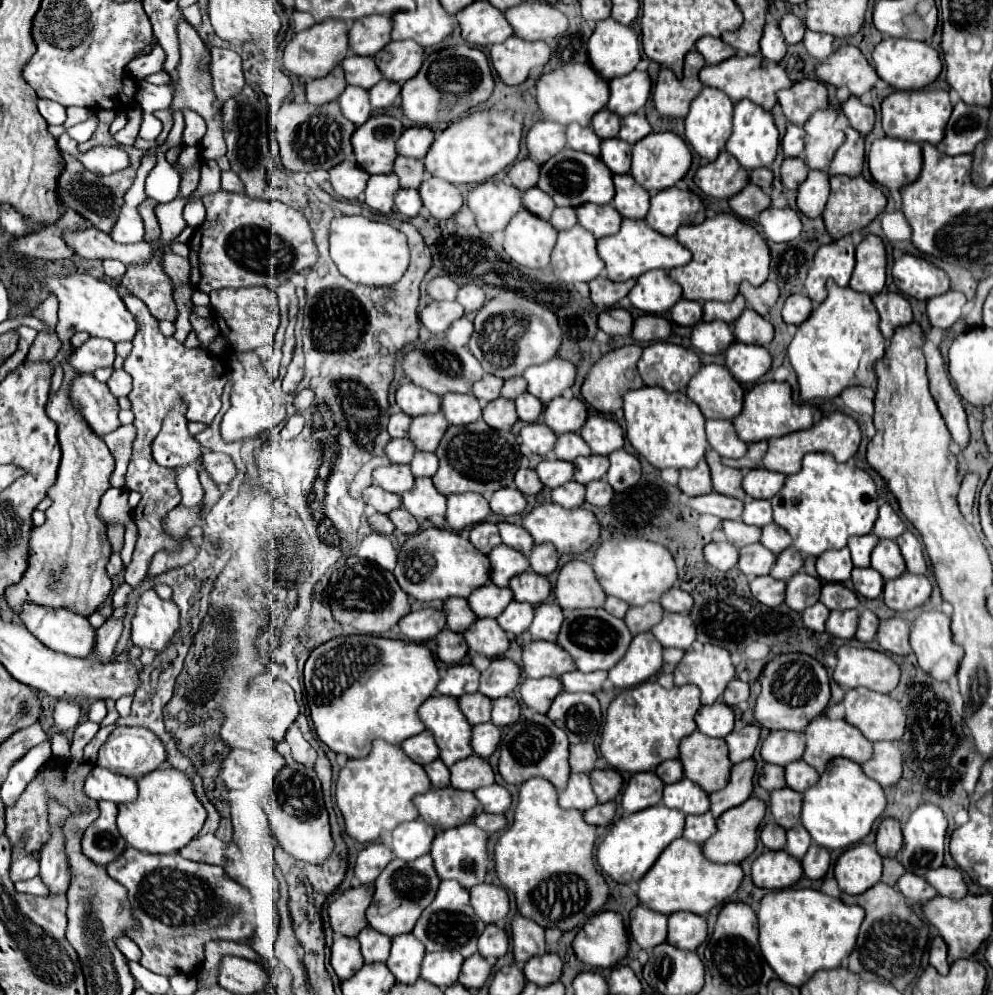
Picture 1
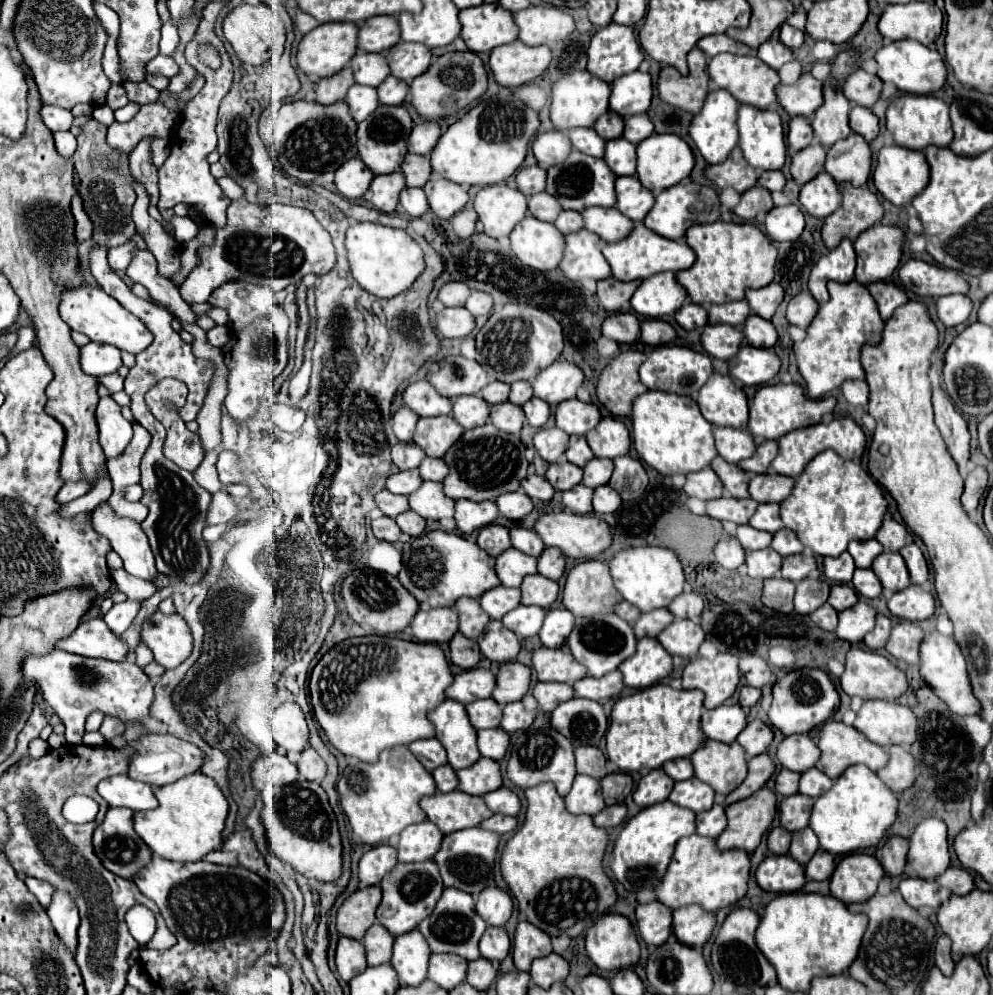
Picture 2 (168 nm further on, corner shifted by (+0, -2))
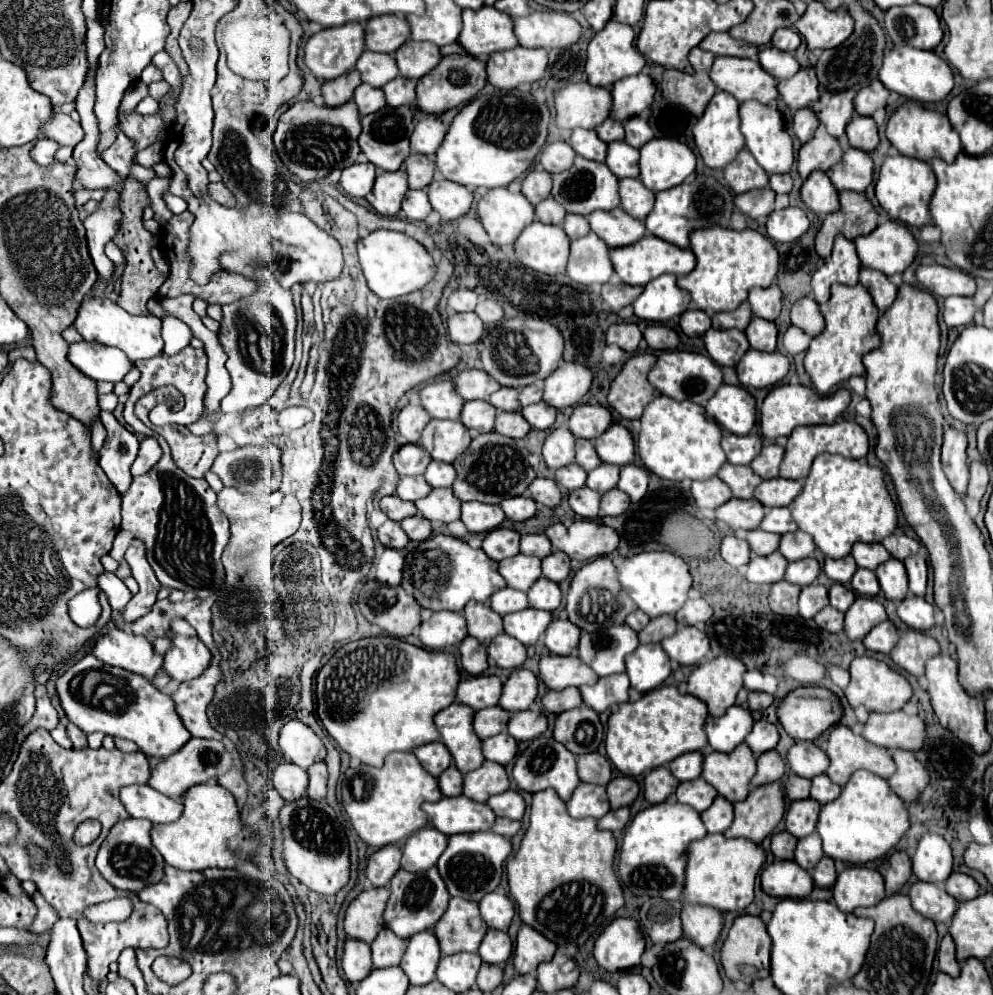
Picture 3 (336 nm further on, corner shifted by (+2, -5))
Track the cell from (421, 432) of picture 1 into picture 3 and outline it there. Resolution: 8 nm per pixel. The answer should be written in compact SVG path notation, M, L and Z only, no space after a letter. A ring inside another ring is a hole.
M431 420L423 434L421 446L439 462L453 462L471 444L469 430L459 420Z

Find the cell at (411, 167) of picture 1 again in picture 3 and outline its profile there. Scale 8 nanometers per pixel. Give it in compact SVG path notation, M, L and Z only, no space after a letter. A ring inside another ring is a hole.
M411 154L405 160L405 170L409 174L409 188L417 190L417 188L427 188L429 182L433 180L433 172L435 172L435 162L429 156L421 156L421 154Z

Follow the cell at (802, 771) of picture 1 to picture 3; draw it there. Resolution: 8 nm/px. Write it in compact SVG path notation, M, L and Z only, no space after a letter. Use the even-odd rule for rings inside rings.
M827 774L815 776L811 782L813 782L813 786L811 786L811 798L817 800L819 804L827 804L827 802L835 800L841 794L841 786L833 784Z

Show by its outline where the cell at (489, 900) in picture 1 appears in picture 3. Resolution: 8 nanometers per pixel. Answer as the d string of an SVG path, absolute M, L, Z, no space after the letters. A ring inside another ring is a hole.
M499 892L487 894L479 902L479 910L481 910L481 918L485 920L485 924L495 930L507 930L515 914L513 902L505 894L499 894Z

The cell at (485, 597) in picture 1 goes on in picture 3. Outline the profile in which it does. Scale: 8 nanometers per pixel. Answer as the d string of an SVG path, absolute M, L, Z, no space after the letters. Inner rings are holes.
M503 588L499 592L495 592L489 600L489 606L505 616L505 614L511 614L511 612L517 612L517 610L523 610L527 608L527 594L525 592L519 592L519 590L513 590L513 588Z

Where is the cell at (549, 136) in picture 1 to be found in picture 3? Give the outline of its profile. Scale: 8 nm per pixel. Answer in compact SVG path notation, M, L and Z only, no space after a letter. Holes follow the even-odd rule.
M553 142L553 144L547 144L541 152L541 166L555 174L555 172L565 172L565 168L571 168L573 166L573 160L575 160L577 152L571 148L571 144L567 142Z

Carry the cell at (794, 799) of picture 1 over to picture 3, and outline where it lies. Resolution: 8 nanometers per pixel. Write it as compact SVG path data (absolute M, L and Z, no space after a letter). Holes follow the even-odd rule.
M813 798L805 800L795 800L791 802L787 816L785 816L785 826L795 838L805 838L815 830L817 824L817 812L821 806Z

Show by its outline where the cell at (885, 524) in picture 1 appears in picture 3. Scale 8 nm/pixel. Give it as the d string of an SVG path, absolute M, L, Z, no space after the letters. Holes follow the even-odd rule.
M891 534L891 536L887 536L881 544L883 544L883 546L891 552L891 556L897 558L897 560L905 560L905 556L913 556L913 554L917 554L919 548L921 548L915 538L909 538L909 536L905 536L905 534L901 534L901 536Z

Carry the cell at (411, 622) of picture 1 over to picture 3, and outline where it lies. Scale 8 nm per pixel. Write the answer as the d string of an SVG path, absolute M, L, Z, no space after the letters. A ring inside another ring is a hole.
M433 612L433 616L421 624L419 638L429 650L443 650L447 646L461 644L467 636L465 616L461 612Z

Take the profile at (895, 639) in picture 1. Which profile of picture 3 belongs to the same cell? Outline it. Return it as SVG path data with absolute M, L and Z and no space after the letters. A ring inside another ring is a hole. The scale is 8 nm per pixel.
M905 630L899 634L899 642L891 652L891 660L905 672L921 678L925 674L927 660L937 656L937 652L941 652L941 648L935 638L917 630Z

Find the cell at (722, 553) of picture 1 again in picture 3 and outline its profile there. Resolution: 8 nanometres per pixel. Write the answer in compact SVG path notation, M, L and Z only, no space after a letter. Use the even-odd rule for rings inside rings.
M725 536L721 542L721 556L735 568L743 568L751 560L751 548L743 536Z

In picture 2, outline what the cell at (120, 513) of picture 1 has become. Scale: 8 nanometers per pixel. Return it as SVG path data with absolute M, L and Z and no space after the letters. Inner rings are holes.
M107 503L97 505L91 511L91 519L95 531L105 535L111 541L111 547L121 555L127 573L147 581L157 577L155 557L151 553L147 535L143 535L143 529L137 521L119 517Z

